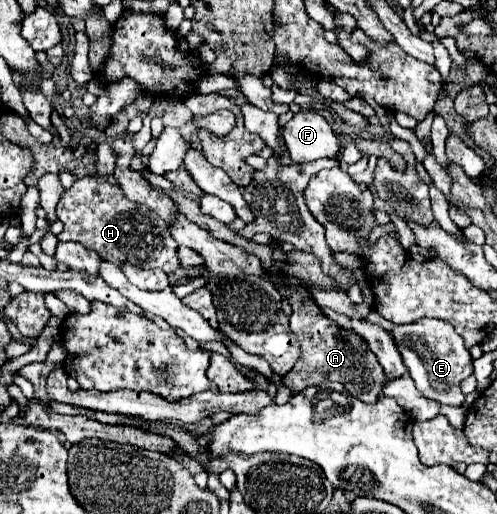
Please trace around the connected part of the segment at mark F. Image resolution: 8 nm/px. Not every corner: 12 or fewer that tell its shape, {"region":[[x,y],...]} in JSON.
{"region":[[298,112],[286,124],[292,162],[336,158],[340,138],[324,116]]}

